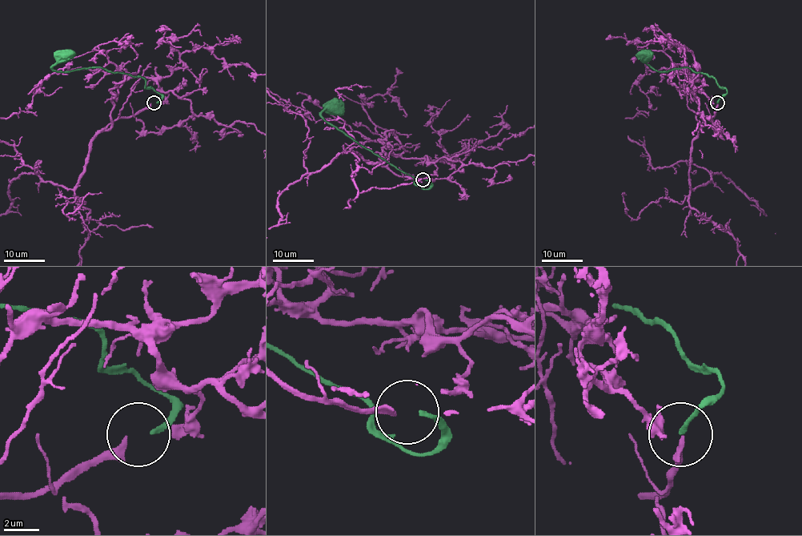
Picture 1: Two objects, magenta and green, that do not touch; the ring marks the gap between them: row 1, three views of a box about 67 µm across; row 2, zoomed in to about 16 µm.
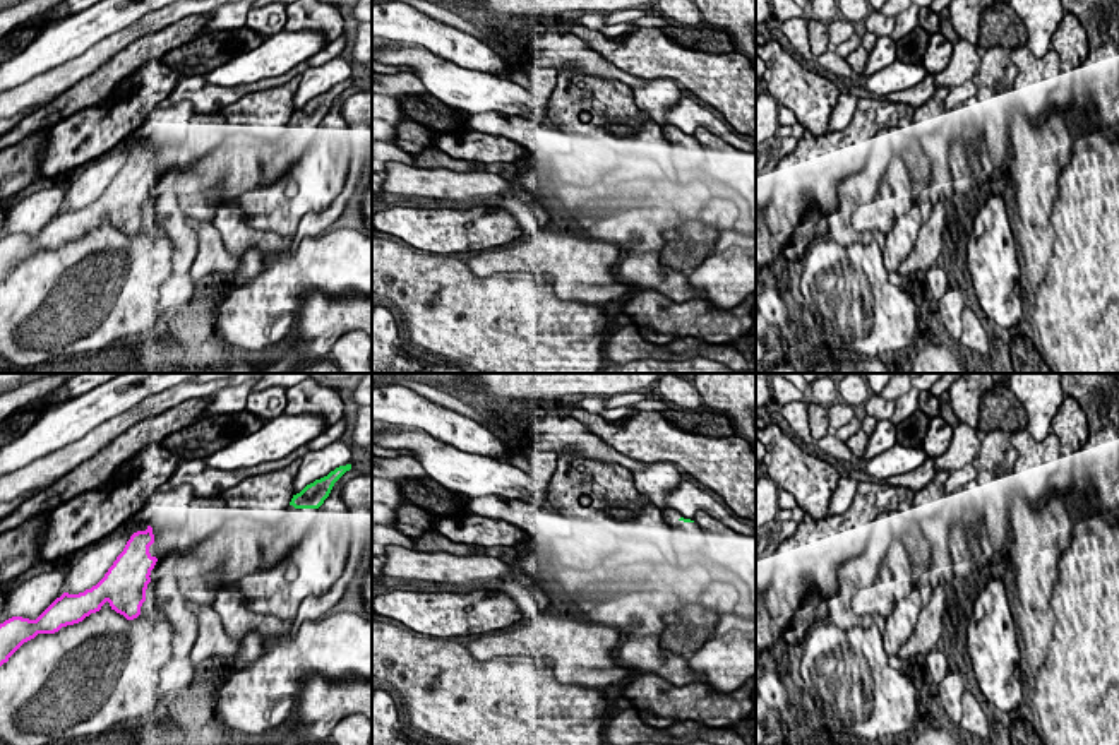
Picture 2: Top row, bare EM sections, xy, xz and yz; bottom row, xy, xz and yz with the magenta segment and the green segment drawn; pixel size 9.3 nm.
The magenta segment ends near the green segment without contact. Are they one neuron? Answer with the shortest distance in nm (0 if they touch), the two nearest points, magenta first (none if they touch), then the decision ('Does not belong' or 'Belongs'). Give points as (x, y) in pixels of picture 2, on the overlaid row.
Distance 1300 nm. Across: xy (153, 535), (290, 504). Does not belong

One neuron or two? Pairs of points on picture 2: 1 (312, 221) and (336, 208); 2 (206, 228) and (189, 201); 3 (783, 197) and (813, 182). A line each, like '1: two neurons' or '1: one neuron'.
1: one neuron
2: two neurons
3: one neuron

